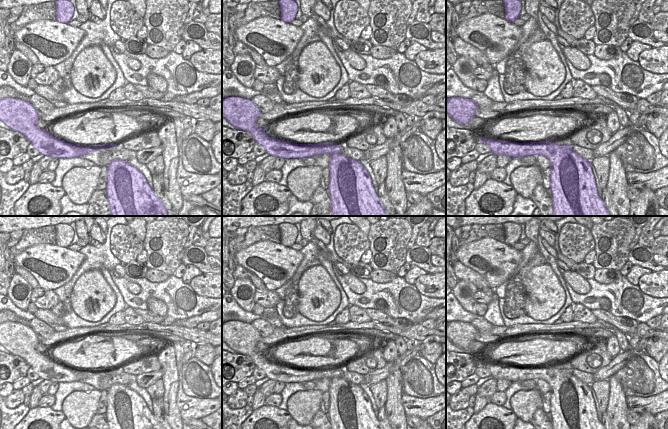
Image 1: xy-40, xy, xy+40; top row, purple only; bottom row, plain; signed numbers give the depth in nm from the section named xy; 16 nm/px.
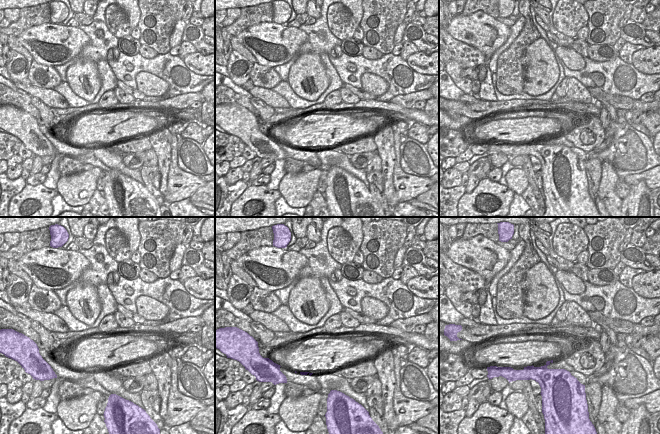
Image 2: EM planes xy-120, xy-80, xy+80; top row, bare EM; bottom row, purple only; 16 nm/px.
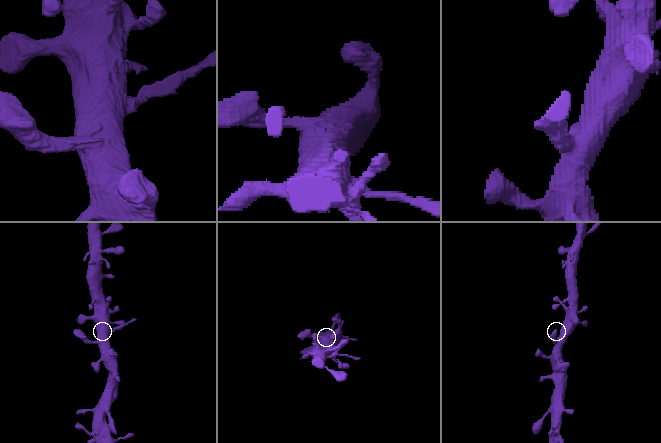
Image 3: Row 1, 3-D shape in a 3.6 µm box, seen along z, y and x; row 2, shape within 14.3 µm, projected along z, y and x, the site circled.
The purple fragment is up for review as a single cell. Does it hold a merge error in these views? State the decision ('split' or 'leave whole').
leave whole

